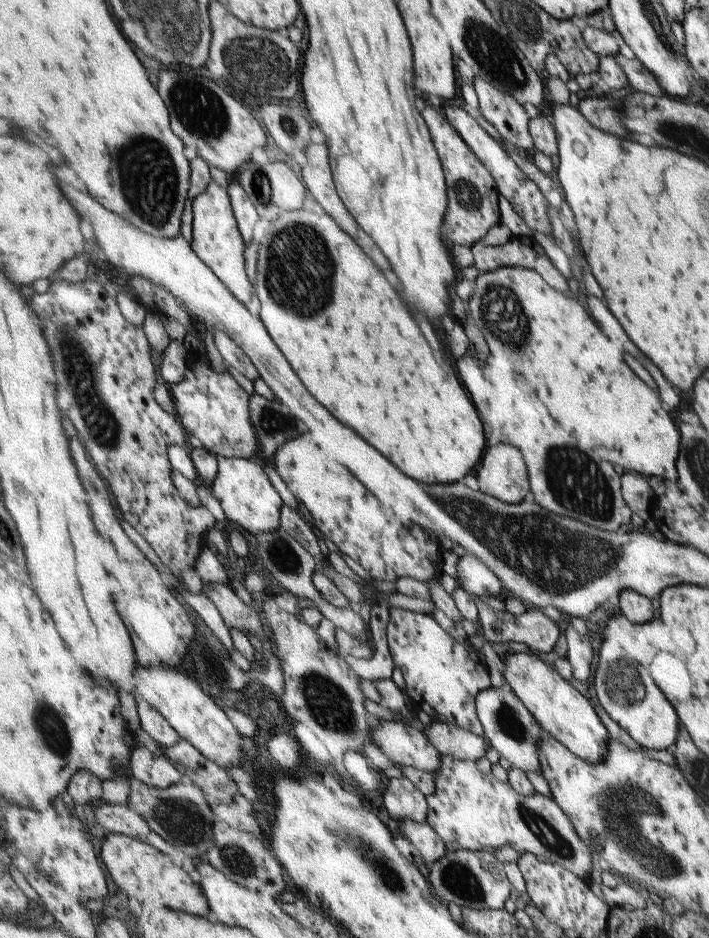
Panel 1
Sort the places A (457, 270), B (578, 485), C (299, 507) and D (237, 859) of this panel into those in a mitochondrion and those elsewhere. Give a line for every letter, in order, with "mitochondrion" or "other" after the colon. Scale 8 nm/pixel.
A: other
B: mitochondrion
C: other
D: mitochondrion

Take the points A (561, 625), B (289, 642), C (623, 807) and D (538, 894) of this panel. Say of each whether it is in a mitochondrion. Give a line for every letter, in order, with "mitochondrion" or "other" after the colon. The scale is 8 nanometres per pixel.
A: other
B: other
C: mitochondrion
D: other

